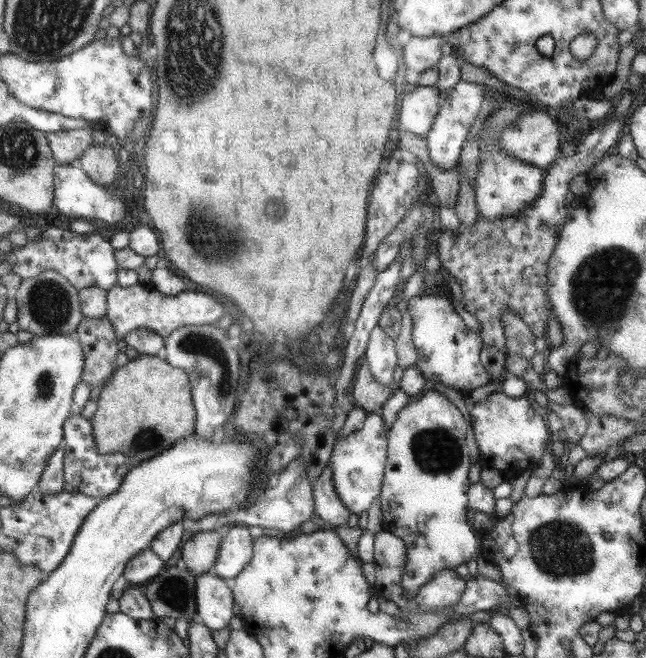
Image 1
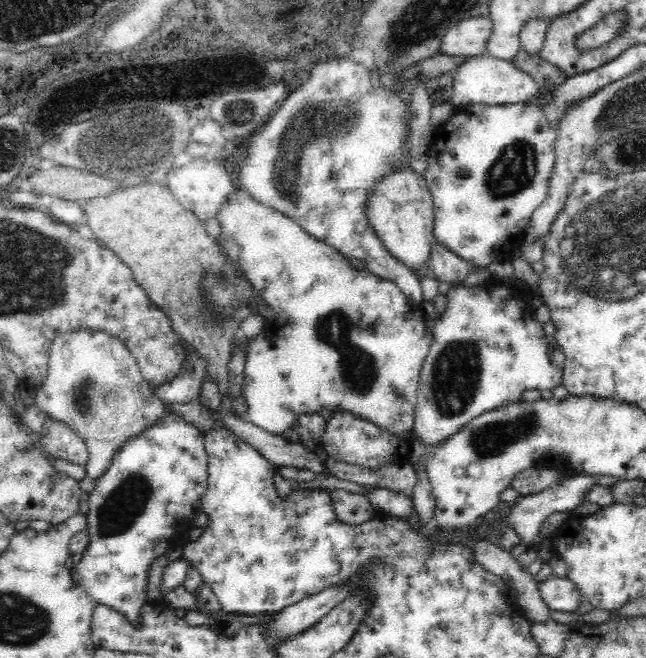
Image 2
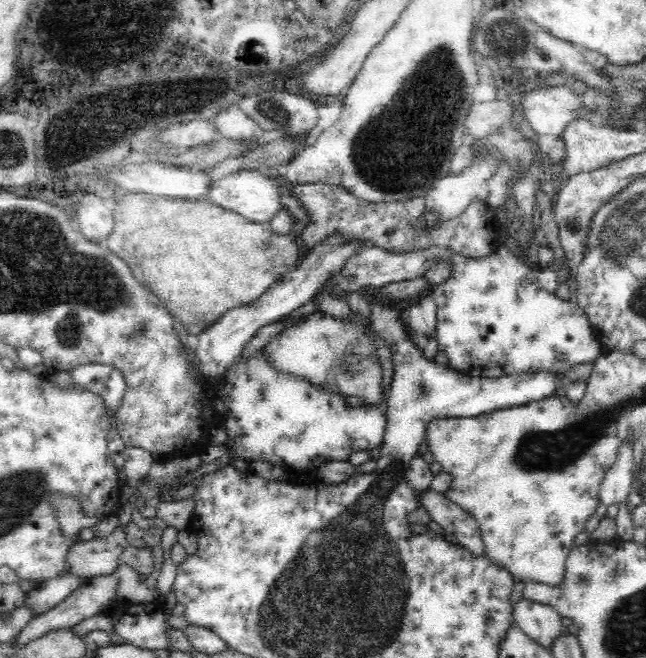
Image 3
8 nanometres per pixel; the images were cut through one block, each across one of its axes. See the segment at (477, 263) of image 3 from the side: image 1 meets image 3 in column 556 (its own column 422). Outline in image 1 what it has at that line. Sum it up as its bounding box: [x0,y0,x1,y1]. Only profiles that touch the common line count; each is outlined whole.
[406,295,492,396]

